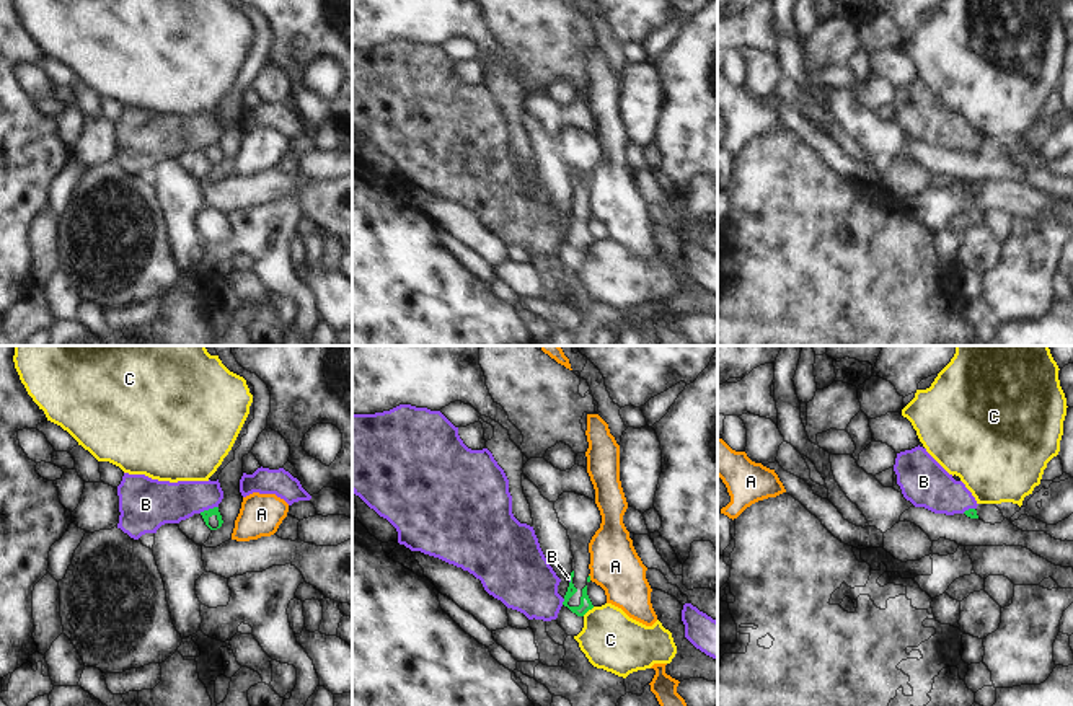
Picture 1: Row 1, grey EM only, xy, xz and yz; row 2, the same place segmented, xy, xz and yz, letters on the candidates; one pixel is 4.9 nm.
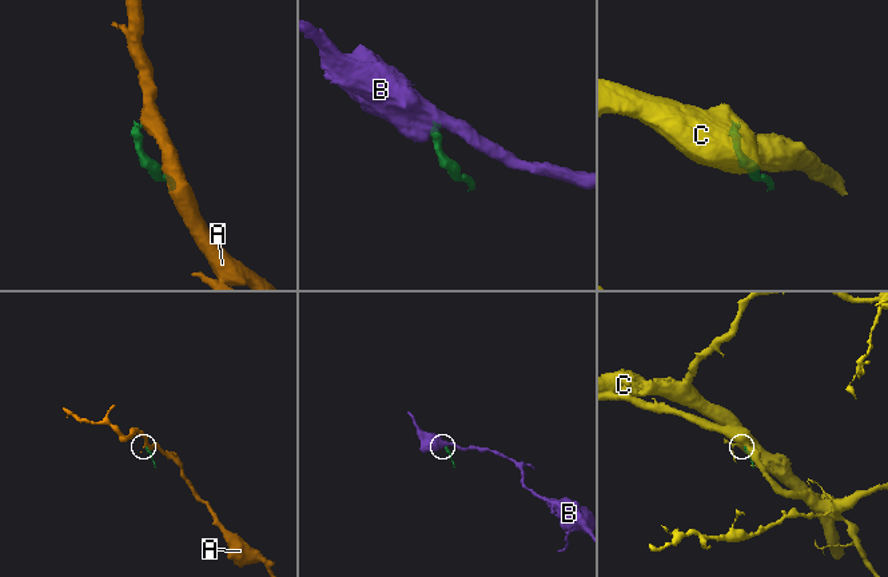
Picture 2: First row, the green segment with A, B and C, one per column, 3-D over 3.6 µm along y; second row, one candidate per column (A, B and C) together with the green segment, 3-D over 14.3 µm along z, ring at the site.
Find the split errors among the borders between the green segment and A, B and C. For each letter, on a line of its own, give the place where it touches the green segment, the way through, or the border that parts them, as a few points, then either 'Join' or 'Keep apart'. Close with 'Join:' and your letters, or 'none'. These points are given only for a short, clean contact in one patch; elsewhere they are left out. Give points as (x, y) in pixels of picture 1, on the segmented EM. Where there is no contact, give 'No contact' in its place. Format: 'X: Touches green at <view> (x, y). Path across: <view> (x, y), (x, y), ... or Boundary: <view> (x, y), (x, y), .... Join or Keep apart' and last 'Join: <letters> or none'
A: Touches green at xz (589, 578). Boundary: xz (589, 574), (591, 579). Keep apart
B: Touches green at xy (207, 511). Boundary: xy (217, 506), (199, 512). Keep apart
C: Touches green at xz (587, 610). Keep apart
Join: none.

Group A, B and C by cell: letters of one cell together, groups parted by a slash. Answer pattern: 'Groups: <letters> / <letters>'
Groups: A / B / C.

